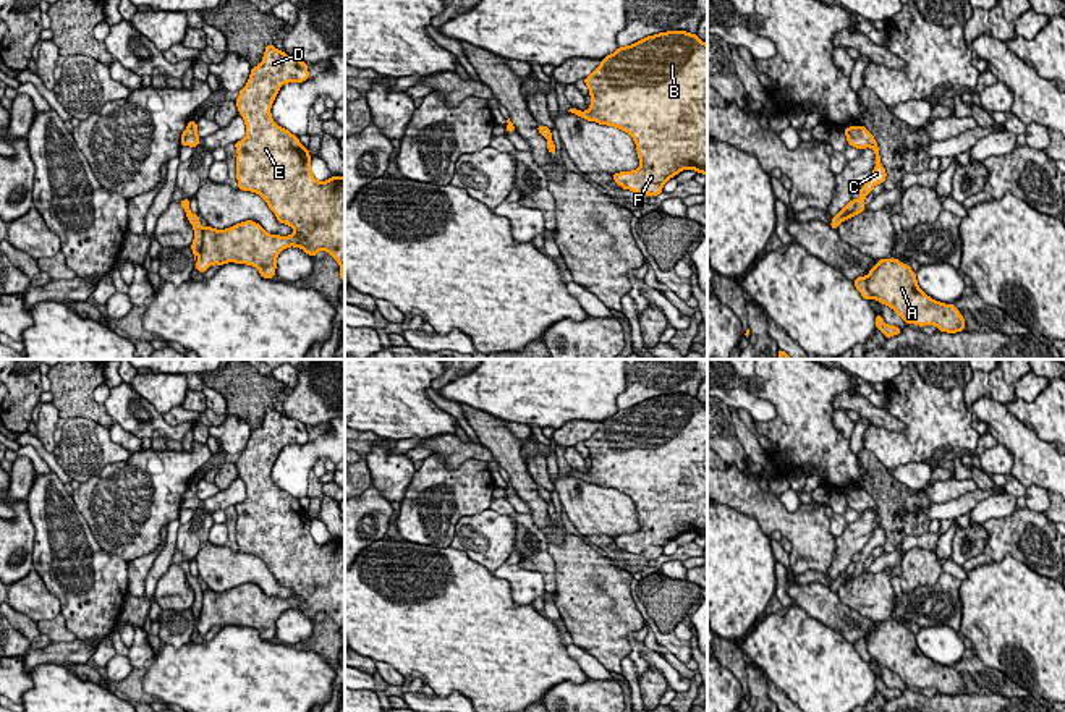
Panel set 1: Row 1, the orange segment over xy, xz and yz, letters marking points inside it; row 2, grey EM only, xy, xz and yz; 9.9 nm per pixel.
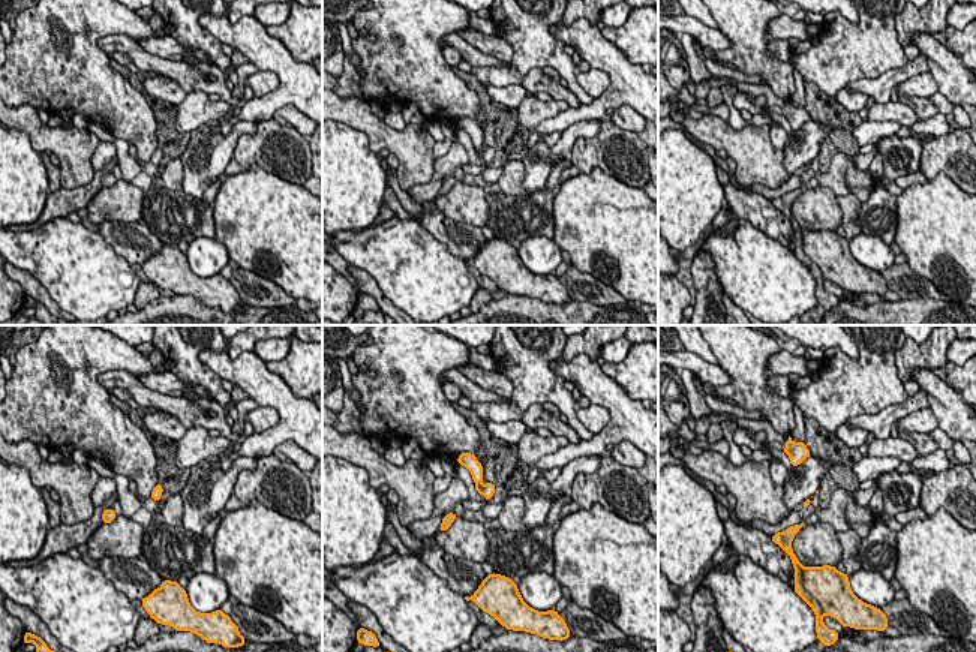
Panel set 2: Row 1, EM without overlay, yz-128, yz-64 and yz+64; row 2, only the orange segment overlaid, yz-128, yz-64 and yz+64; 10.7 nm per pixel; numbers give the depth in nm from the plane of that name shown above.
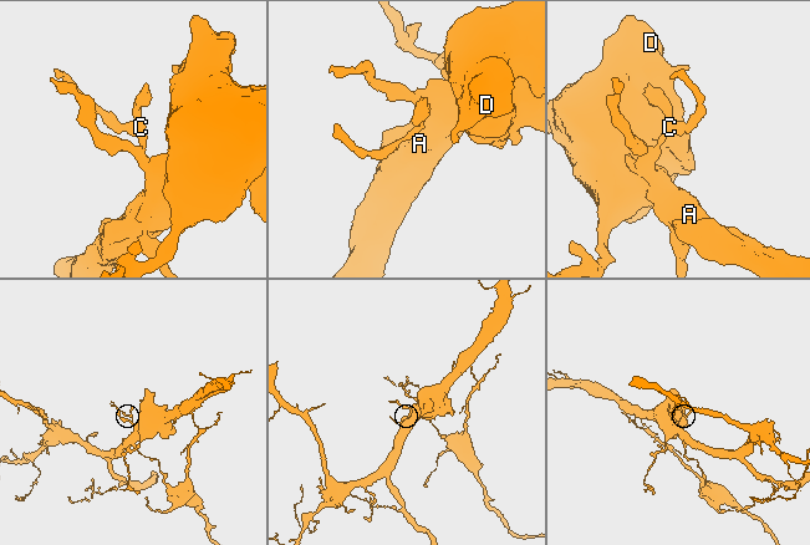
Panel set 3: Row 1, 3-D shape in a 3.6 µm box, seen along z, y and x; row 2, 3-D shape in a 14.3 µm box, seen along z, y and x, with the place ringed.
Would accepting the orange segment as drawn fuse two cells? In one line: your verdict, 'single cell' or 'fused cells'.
fused cells

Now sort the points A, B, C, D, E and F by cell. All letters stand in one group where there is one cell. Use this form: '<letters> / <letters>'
A B D E F / C

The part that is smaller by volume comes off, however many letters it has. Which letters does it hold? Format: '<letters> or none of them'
C

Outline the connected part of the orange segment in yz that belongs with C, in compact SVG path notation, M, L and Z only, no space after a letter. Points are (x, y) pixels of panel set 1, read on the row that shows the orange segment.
M850 126L843 129L848 146L853 146L856 149L864 149L864 147L871 147L876 154L876 167L872 170L872 175L869 176L869 180L864 183L864 186L859 189L859 199L856 201L855 209L846 214L845 220L861 214L866 206L864 206L864 199L869 193L872 193L872 188L876 184L882 184L885 181L885 168L880 163L880 155L879 155L879 147L877 142L874 139L874 136L864 128L864 126Z

